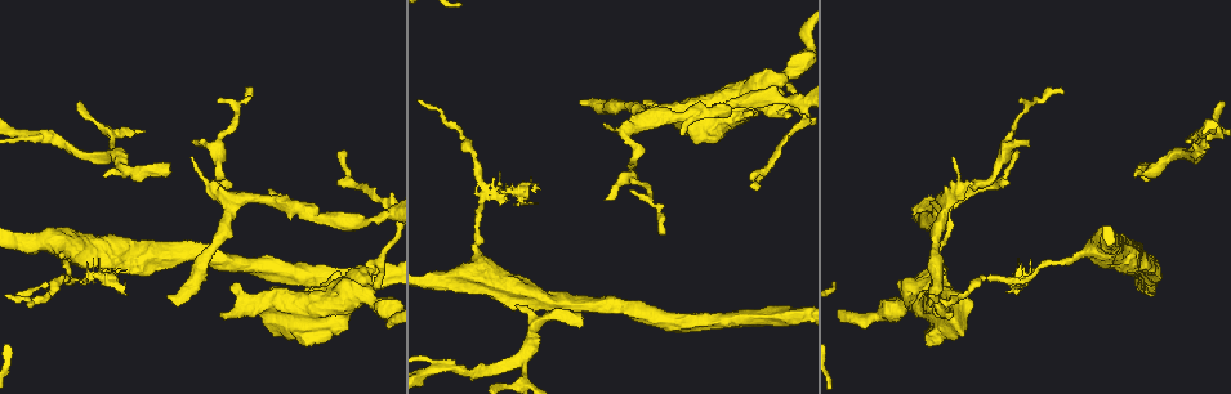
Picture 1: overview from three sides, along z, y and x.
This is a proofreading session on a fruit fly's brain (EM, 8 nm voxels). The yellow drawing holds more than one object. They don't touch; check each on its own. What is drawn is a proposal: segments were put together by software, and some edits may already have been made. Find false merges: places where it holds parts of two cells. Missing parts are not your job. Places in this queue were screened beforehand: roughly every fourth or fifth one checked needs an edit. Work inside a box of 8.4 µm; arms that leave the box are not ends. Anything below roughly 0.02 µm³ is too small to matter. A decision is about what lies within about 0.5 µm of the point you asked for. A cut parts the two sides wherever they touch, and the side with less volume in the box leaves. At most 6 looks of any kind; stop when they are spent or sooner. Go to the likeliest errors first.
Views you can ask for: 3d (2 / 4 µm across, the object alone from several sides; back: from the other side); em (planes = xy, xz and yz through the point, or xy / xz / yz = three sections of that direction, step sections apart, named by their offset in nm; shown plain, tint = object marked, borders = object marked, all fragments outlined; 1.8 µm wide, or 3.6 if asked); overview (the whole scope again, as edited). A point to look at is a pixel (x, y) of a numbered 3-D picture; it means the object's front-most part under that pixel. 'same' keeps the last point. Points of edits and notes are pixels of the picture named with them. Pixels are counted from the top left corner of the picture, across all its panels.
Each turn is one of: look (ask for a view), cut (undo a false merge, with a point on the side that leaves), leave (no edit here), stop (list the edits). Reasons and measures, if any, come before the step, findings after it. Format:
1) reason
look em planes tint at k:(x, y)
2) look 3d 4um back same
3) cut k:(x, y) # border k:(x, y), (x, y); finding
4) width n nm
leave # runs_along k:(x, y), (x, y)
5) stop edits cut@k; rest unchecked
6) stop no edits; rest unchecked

sudden change in width
look 3d 4um at 1:(27, 139)

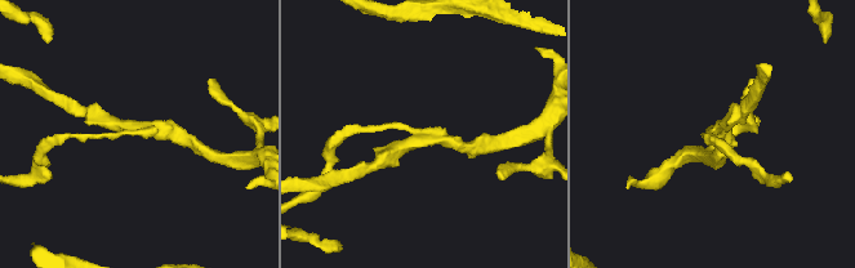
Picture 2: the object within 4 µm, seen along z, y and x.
look em planes plain at 2:(712, 131)

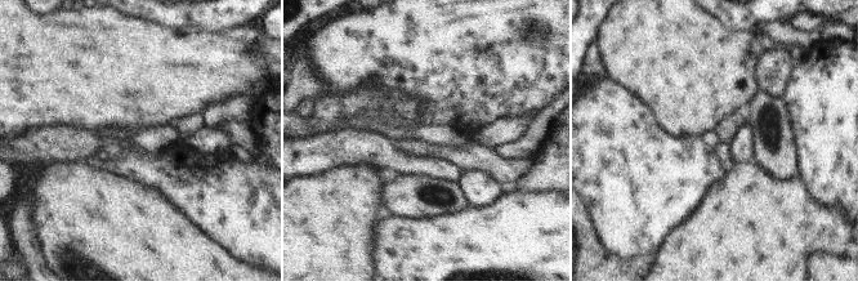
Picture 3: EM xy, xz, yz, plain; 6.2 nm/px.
where the object lies
look em planes tint same

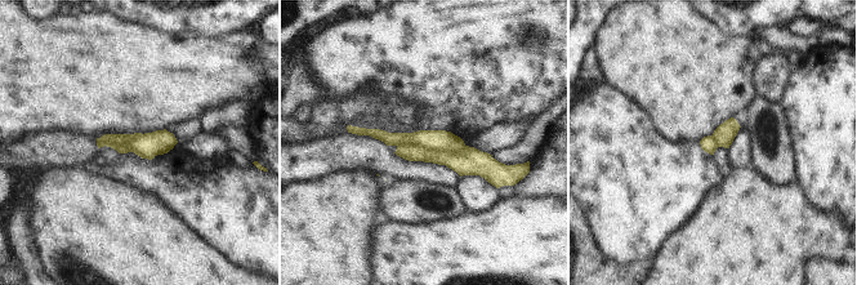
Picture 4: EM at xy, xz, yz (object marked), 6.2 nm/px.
width 140 nm
cut 4:(431, 139) # two cells meet here

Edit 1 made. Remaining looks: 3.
see it whole again
look overview

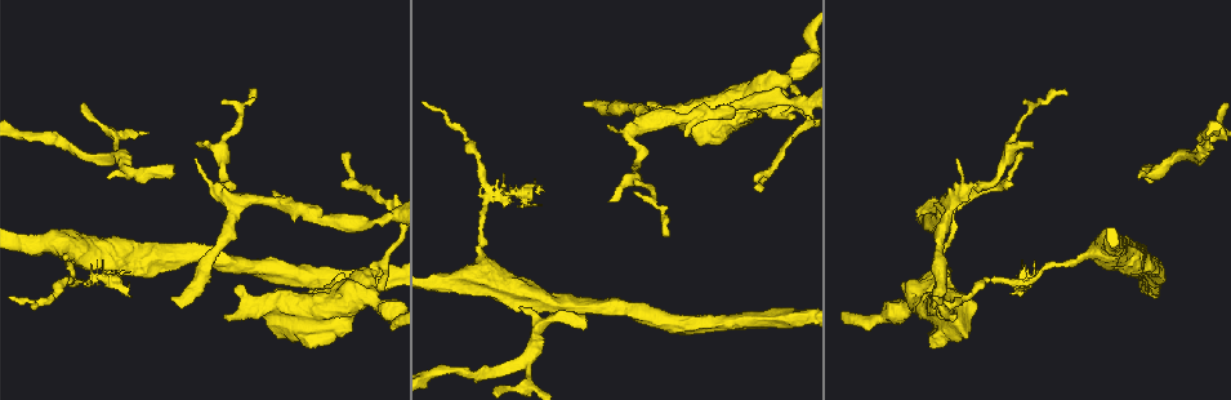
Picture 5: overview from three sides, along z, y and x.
arms part here
look 3d 4um at 5:(76, 280)

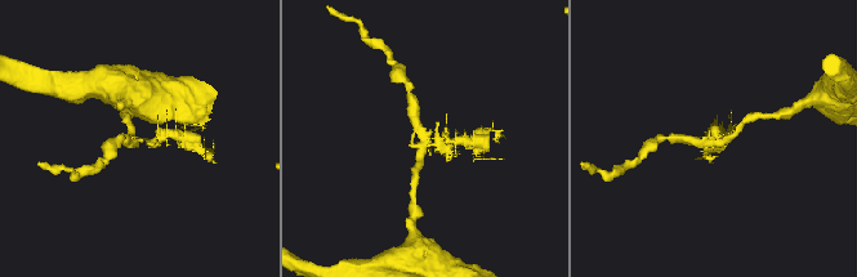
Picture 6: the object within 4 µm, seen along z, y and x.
look em 3.6um planes borders at 6:(423, 144)

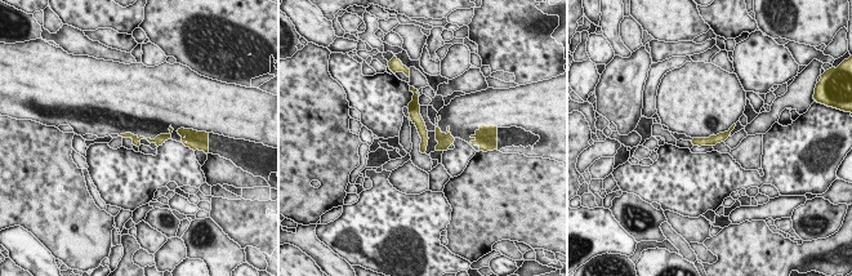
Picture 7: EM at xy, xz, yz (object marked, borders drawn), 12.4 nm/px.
cut 7:(126, 134) # border 7:(132, 137), (139, 139); a second cell is stuck on

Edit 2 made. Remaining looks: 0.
stop edits cut@4, cut@7; rest unchecked

